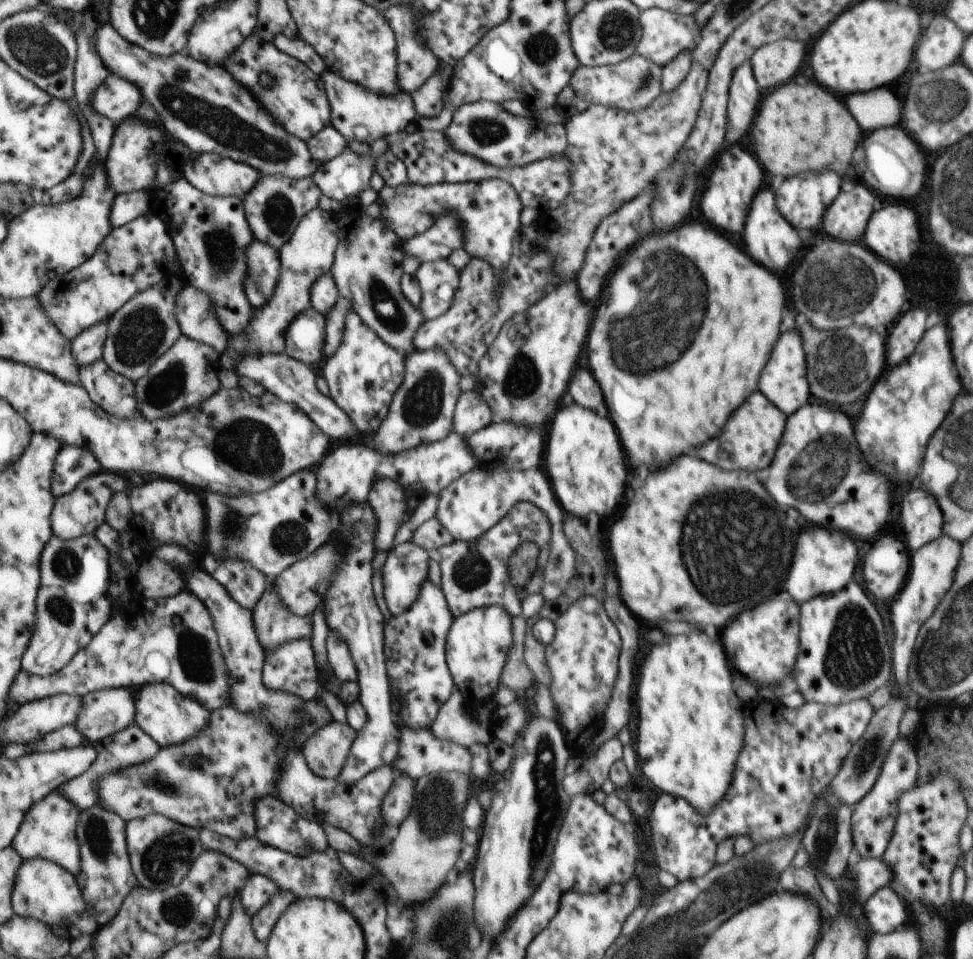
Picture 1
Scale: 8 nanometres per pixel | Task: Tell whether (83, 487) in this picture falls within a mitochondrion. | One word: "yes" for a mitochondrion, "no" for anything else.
no

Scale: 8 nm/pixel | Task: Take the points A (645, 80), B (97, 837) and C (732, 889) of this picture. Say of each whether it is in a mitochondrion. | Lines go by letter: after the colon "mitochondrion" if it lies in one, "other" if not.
A: mitochondrion
B: mitochondrion
C: mitochondrion

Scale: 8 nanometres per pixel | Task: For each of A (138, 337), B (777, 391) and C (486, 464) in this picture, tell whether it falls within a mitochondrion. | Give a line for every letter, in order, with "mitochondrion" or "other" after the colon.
A: mitochondrion
B: other
C: other

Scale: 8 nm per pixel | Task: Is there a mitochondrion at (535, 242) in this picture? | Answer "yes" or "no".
yes

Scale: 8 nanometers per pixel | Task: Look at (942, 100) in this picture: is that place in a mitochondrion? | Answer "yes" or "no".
yes

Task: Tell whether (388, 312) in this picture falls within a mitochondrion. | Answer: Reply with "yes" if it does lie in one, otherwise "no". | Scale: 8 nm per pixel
yes

